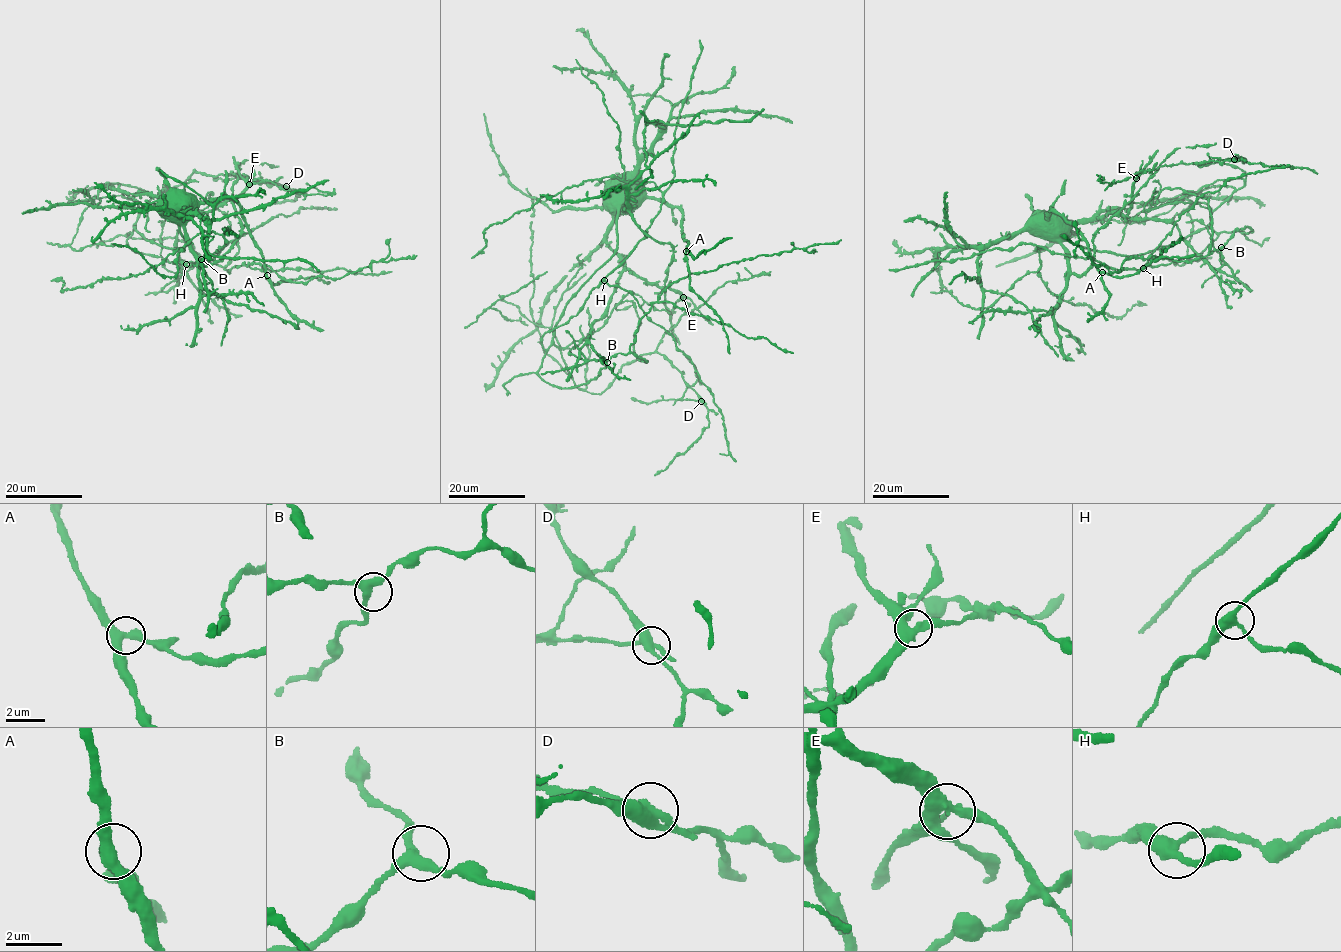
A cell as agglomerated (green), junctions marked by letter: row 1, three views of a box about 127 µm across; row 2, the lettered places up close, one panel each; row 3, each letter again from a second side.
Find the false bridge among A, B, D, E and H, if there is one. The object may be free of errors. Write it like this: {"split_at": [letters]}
{"split_at": ["D"]}

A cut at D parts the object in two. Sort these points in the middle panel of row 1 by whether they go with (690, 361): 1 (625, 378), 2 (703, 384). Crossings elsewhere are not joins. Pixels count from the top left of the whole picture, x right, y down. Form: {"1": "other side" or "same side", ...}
{"1": "same side", "2": "same side"}

